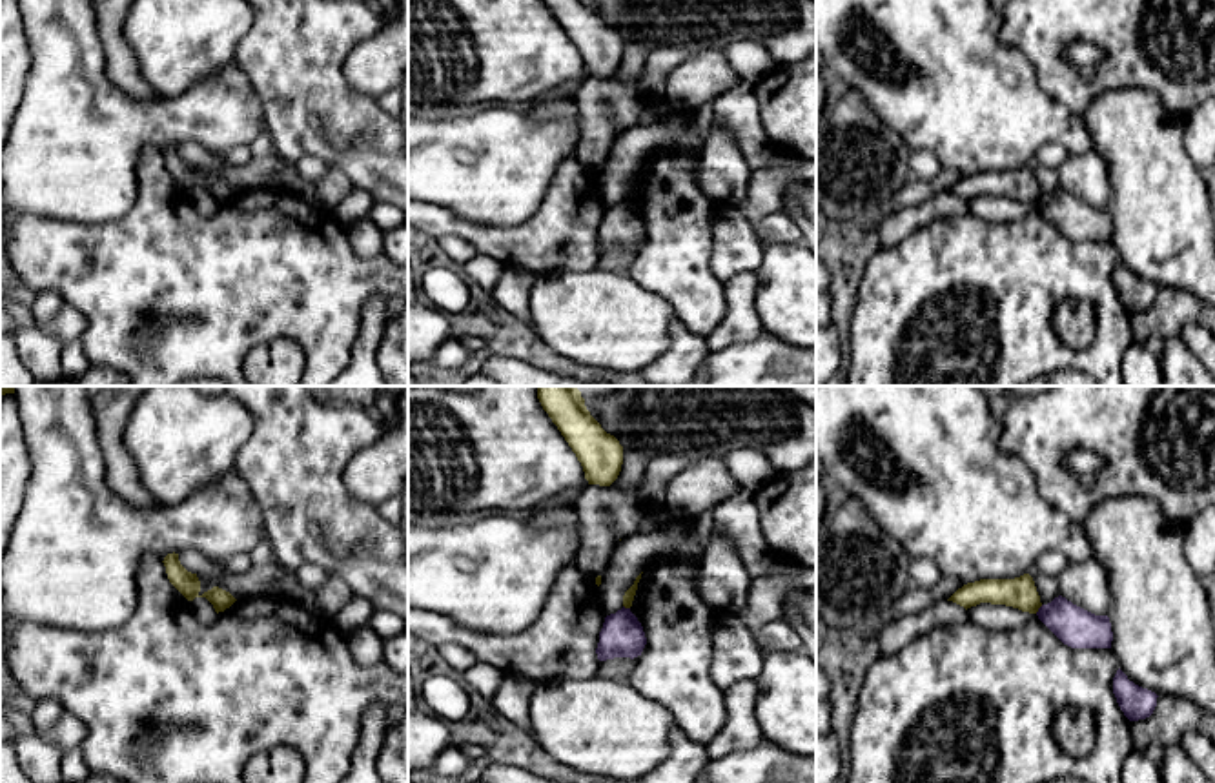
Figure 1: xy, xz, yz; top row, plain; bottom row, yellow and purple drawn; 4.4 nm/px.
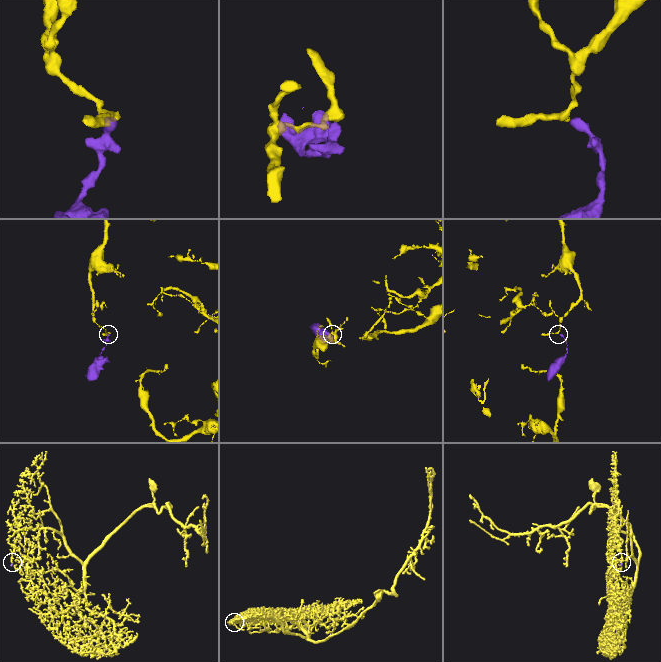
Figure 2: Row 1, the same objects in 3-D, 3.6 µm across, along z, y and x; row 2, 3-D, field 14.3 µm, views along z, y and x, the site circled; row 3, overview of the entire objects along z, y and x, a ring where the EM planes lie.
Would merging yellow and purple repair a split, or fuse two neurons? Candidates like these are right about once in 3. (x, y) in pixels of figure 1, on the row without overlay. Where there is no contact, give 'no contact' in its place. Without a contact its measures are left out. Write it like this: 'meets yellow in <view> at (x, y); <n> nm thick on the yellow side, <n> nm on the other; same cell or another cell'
meets yellow in yz at (1039, 199); 140 nm thick on the yellow side, 180 nm on the other; another cell

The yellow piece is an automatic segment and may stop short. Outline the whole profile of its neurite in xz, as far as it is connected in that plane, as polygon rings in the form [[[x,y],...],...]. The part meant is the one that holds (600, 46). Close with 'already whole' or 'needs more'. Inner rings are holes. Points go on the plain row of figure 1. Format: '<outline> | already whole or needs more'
[[[543,0],[557,18],[588,76],[610,78],[623,56],[623,38],[607,25],[587,0]]] | already whole

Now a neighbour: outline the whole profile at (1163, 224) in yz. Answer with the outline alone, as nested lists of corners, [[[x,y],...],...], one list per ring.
[[[1113,89],[1097,97],[1080,115],[1097,151],[1106,162],[1111,182],[1113,224],[1111,242],[1118,260],[1135,277],[1157,288],[1180,288],[1193,293],[1199,302],[1215,306],[1215,222],[1211,198],[1202,169],[1188,157],[1184,147],[1186,126],[1169,117],[1157,93],[1148,89]]]

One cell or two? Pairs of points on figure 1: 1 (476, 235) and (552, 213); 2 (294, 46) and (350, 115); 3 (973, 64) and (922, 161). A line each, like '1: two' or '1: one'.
1: one
2: one
3: two

